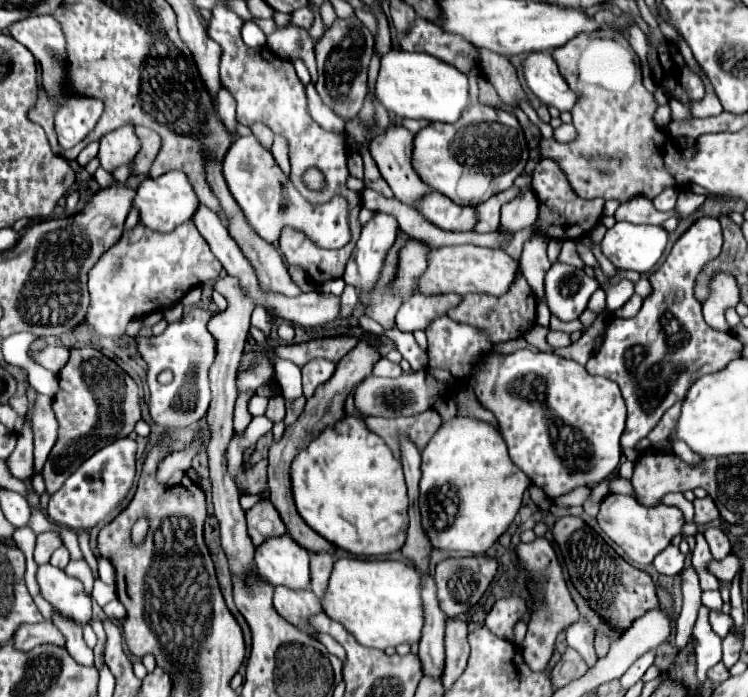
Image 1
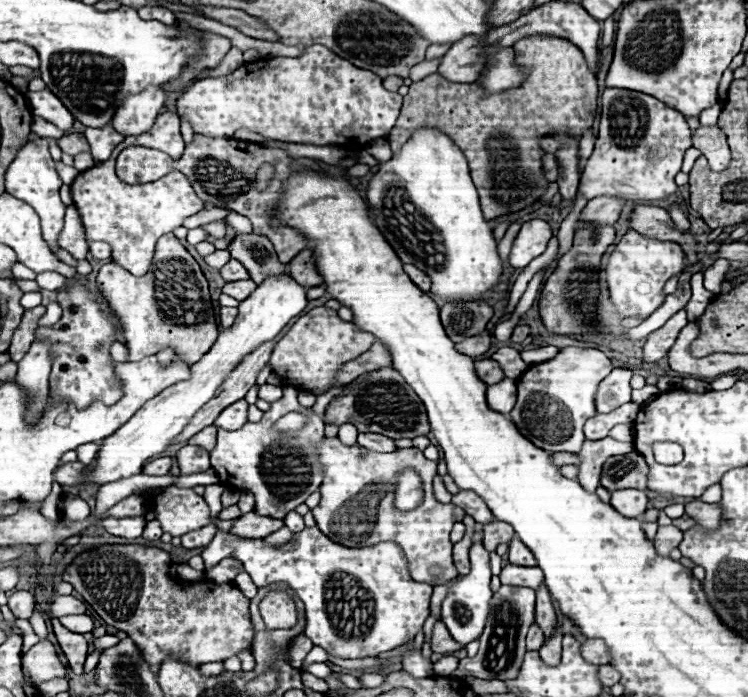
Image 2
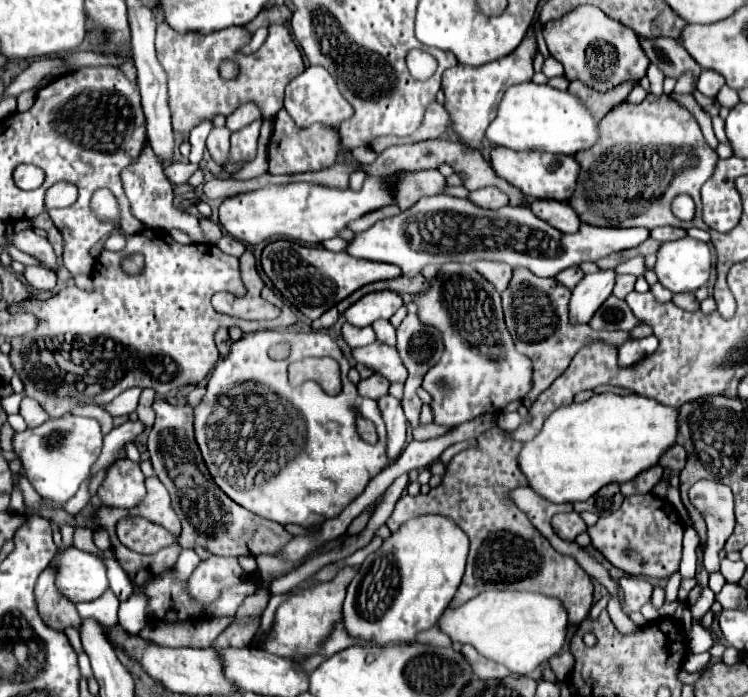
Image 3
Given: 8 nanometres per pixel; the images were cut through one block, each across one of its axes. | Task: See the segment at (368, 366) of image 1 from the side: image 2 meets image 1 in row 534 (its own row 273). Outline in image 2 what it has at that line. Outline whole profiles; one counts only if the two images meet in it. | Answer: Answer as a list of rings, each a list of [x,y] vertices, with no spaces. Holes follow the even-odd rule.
[[[306,248],[302,250],[290,264],[288,264],[288,272],[290,276],[302,284],[302,286],[320,286],[322,284],[322,276],[318,274],[318,268],[316,268],[316,262],[312,258],[312,250]]]

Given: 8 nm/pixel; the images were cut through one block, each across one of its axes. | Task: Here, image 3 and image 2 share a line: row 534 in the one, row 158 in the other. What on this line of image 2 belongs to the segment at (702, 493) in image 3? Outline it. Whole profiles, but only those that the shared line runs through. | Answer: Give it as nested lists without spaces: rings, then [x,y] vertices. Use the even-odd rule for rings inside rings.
[[[700,126],[692,136],[692,146],[708,158],[714,172],[724,170],[730,162],[730,148],[718,126]]]

